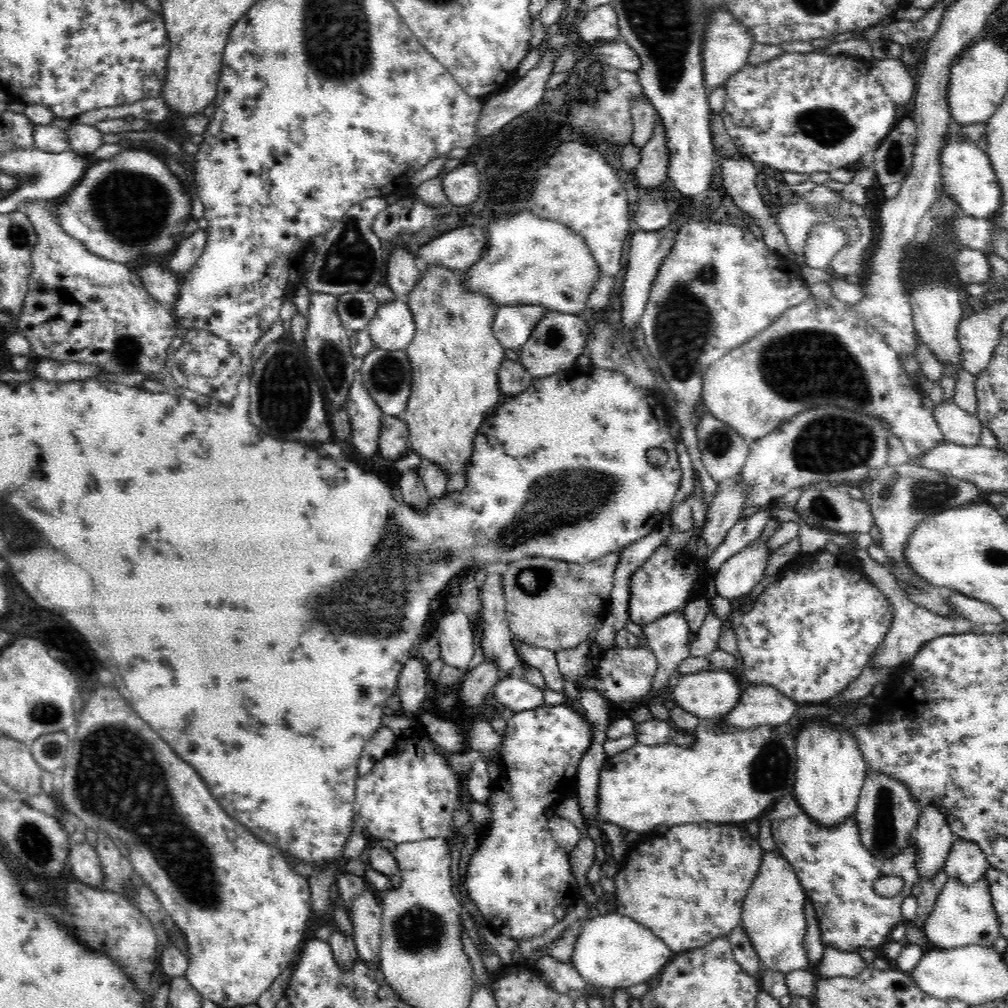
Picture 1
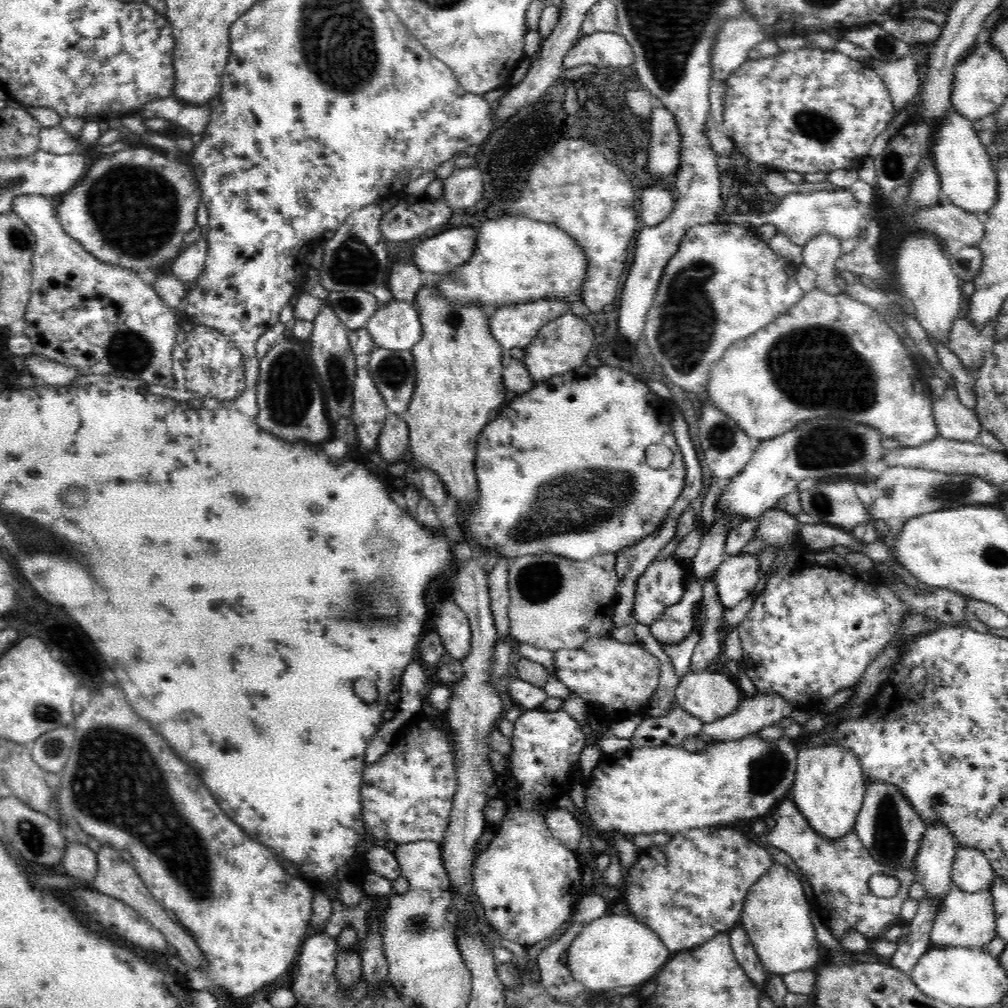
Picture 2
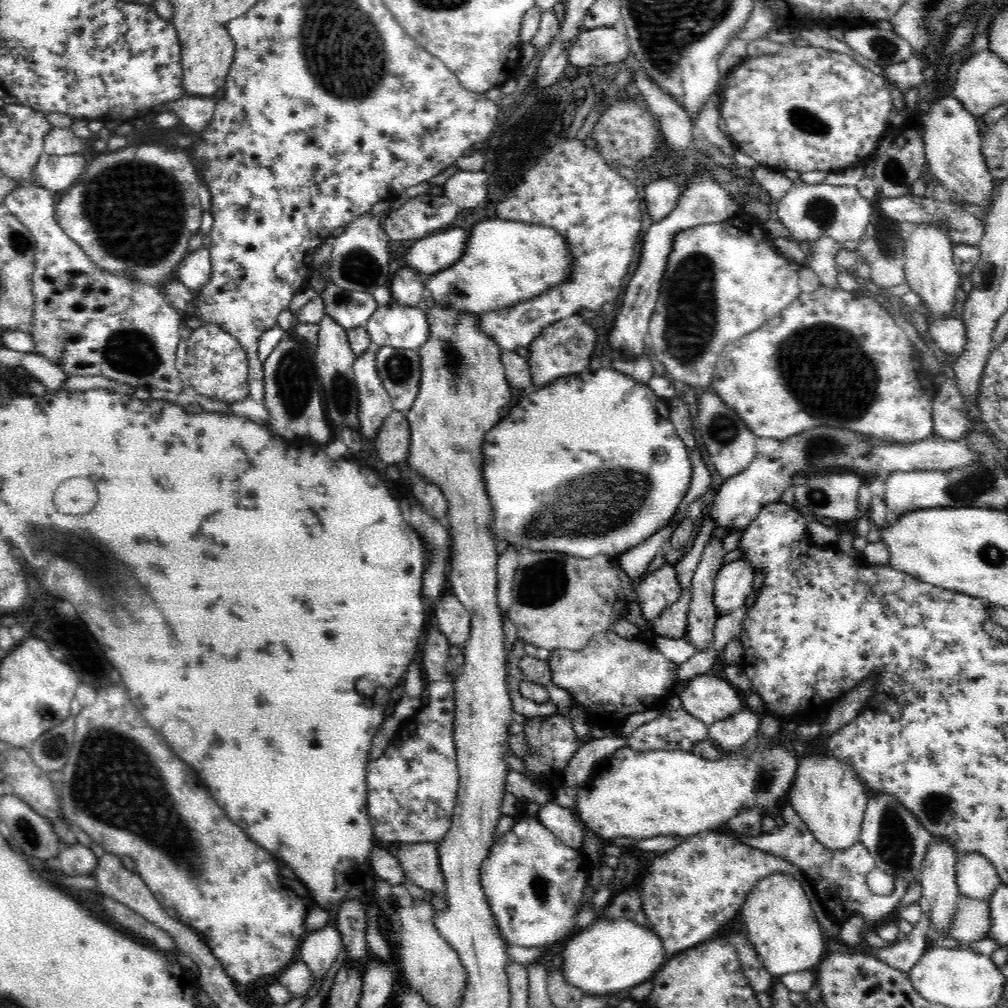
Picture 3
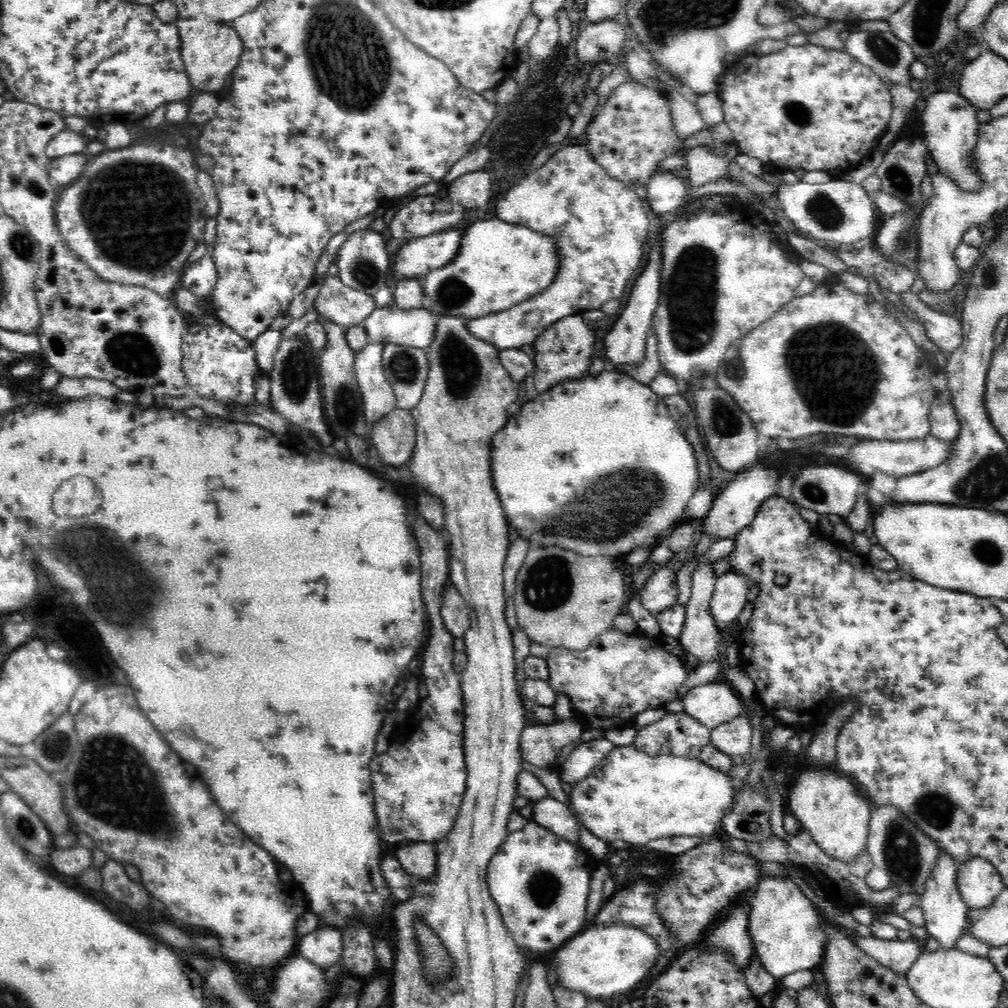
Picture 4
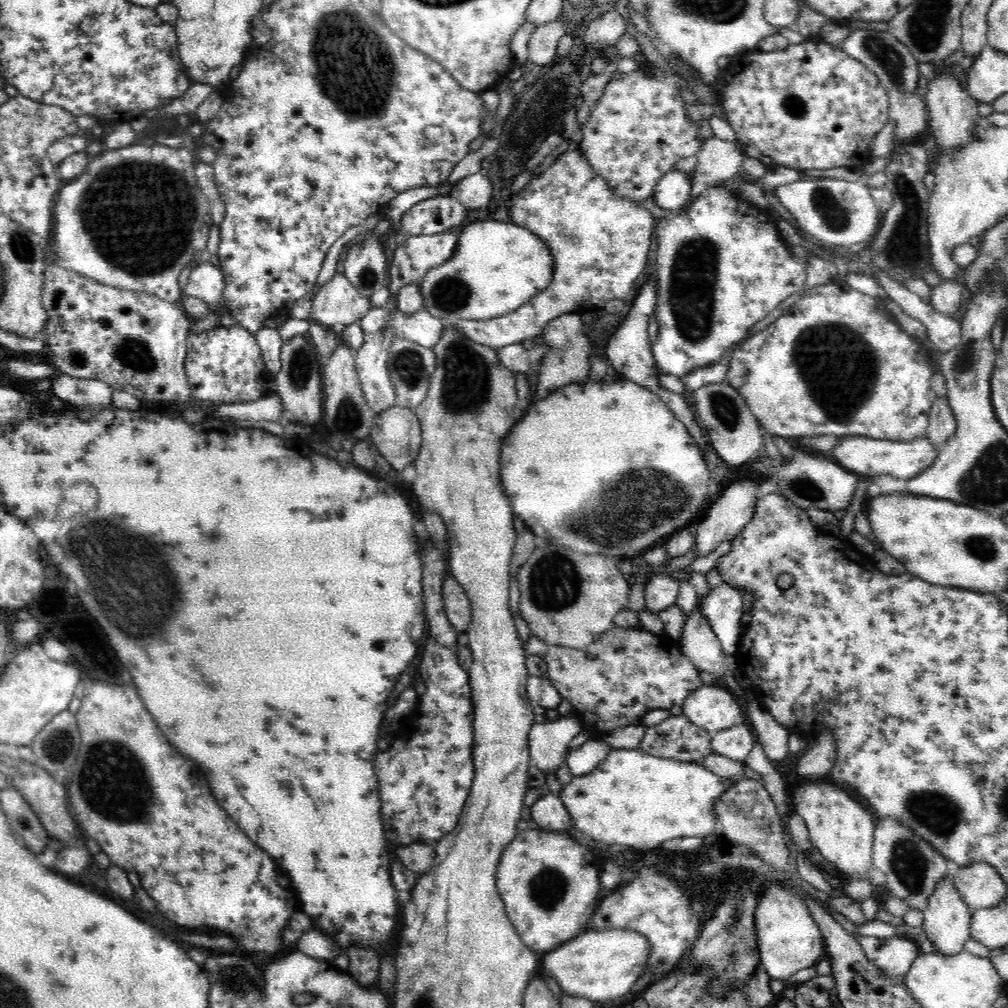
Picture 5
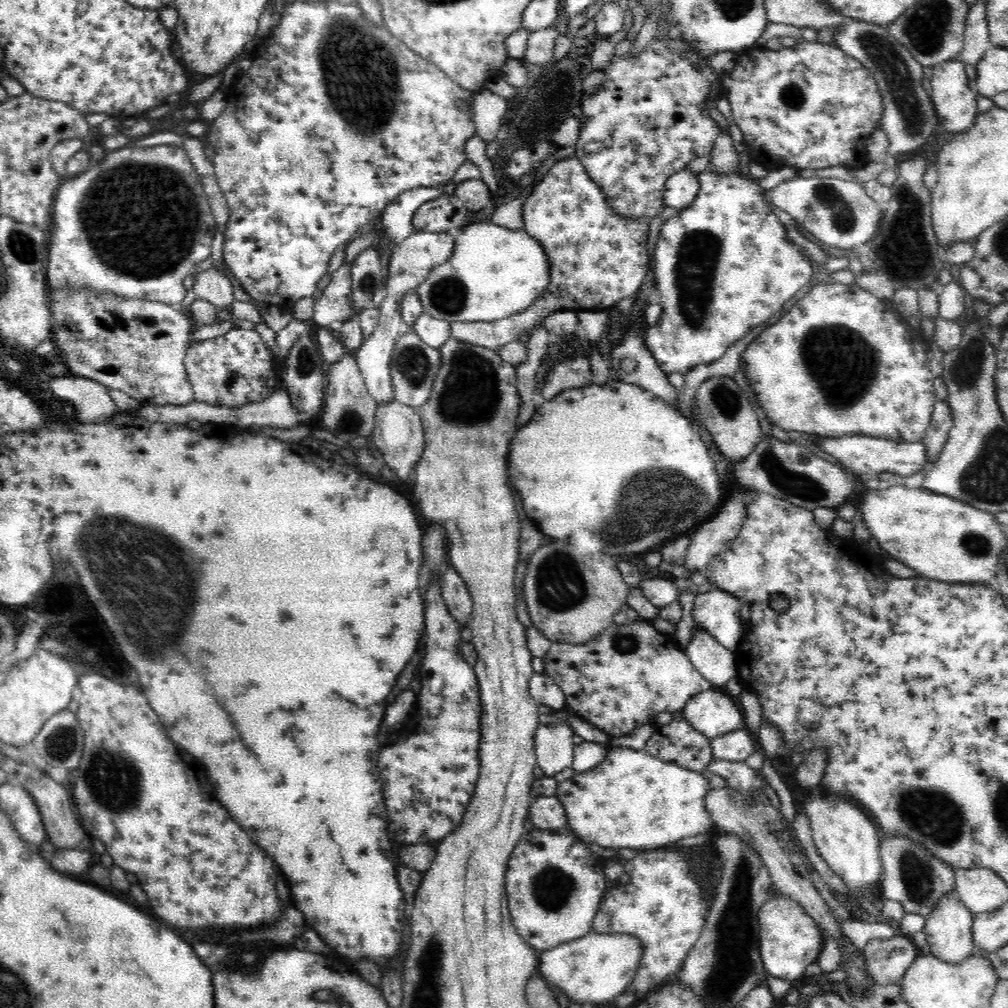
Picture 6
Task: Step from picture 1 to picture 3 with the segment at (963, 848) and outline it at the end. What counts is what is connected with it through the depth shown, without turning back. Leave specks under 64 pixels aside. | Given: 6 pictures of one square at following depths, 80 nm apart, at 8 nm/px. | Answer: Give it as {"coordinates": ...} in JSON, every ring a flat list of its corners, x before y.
{"coordinates":[[968,852,957,858,956,884,962,896,988,900,1001,883,996,867,983,854]]}

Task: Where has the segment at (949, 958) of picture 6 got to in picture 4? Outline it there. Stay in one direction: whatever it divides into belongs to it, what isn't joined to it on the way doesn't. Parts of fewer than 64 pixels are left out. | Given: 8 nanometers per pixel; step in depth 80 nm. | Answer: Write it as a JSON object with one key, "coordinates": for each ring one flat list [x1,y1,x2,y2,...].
{"coordinates":[[945,851,940,852,936,860,936,868,932,876,926,882,926,892,920,897,917,903,923,910,925,918,925,929,927,933,939,942,939,946,944,950,956,949,956,942,964,936,966,920,969,920,969,906,961,897,957,885,957,863]]}

